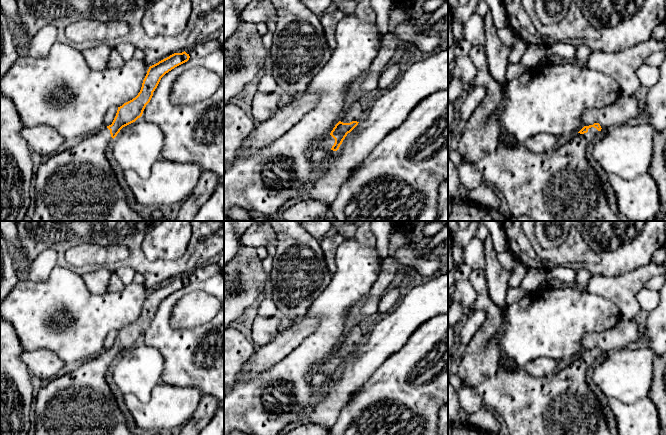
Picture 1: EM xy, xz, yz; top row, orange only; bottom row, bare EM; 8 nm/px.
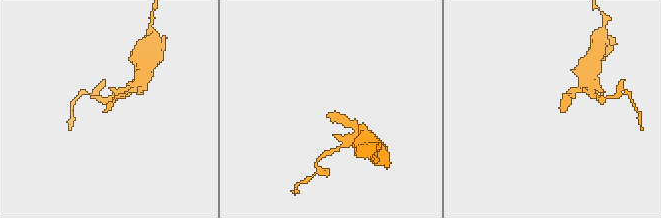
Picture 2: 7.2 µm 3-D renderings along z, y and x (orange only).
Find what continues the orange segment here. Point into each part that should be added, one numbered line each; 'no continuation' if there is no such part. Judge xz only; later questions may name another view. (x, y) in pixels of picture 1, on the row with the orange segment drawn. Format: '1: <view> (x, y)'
1: xz (355, 112)

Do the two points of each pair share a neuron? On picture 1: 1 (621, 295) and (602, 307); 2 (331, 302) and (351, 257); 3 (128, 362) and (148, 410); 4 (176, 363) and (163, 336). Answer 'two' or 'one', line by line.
1: two
2: one
3: two
4: one

